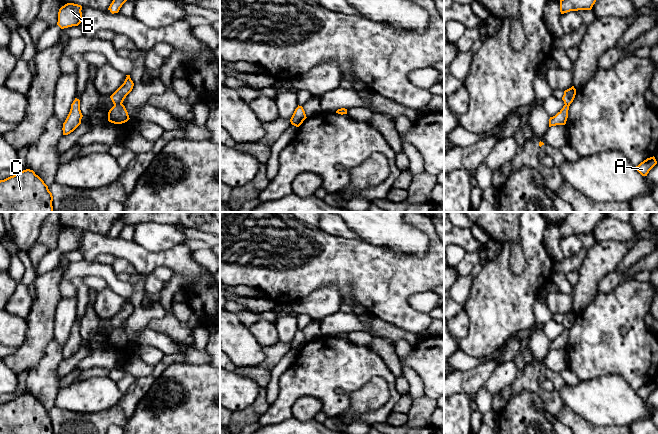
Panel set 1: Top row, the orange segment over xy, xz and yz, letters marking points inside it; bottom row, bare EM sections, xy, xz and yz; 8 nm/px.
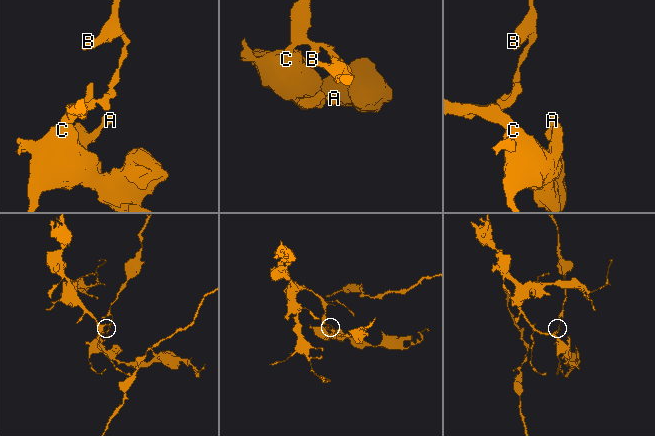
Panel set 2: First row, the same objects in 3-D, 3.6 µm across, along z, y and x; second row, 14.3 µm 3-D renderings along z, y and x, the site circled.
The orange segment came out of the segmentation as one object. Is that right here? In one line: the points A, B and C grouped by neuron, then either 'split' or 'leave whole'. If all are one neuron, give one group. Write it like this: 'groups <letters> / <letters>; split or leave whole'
groups A C / B; split

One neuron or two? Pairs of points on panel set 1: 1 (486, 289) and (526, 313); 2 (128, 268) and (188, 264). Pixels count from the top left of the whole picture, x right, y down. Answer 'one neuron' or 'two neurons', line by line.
1: one neuron
2: two neurons

